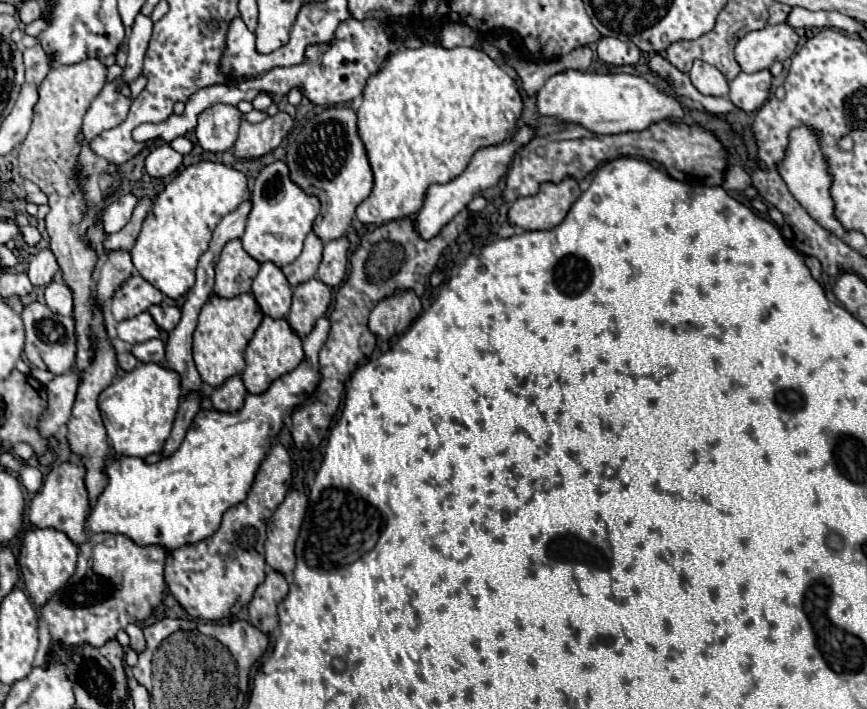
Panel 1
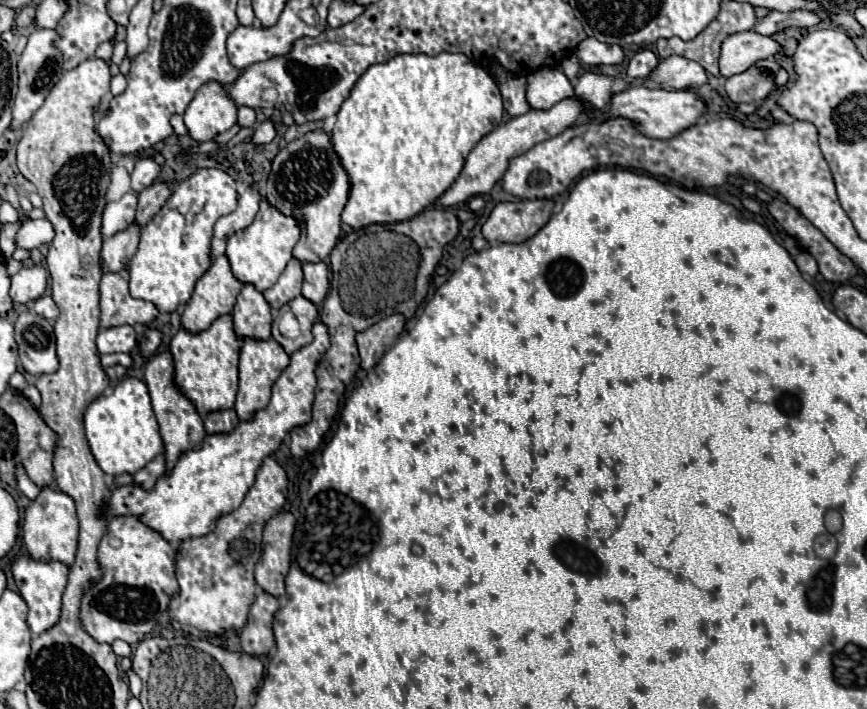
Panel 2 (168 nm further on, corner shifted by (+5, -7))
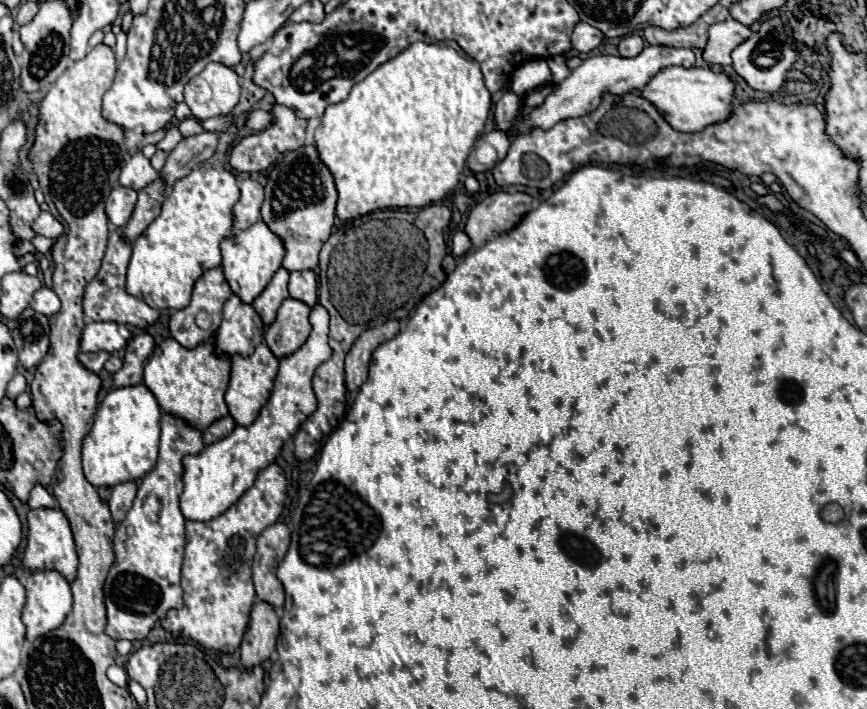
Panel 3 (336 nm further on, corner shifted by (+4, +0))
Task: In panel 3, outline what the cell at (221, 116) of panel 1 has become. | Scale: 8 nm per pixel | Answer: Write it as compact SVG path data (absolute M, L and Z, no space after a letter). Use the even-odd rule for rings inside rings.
M208 63L206 69L184 87L184 101L198 121L226 115L240 97L240 77L232 67Z

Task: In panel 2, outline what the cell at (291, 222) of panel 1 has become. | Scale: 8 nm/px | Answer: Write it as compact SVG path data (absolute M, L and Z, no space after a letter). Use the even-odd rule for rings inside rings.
M263 196L259 214L255 216L255 220L247 228L235 232L229 238L225 254L227 254L227 258L231 262L233 274L241 282L245 282L245 284L251 282L251 284L255 284L257 290L265 292L267 288L271 288L277 282L277 278L285 270L287 262L293 258L293 248L295 248L299 236L301 236L301 222L295 216L281 214Z

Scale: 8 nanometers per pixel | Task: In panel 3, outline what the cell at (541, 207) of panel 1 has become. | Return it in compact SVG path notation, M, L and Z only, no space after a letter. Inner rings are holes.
M494 193L482 199L468 215L464 233L474 247L482 247L494 235L510 231L530 211L532 197L526 193Z

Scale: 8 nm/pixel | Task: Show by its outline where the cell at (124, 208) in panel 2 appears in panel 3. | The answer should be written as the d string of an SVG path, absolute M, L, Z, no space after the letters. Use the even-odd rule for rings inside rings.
M120 185L114 187L110 197L106 199L106 215L110 223L116 227L124 227L132 217L136 199L138 199L138 193L134 189L126 189Z

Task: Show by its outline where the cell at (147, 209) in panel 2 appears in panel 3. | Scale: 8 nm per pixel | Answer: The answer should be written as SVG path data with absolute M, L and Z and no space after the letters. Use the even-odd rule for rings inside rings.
M202 131L198 135L182 139L168 155L164 169L160 175L164 175L164 181L168 185L174 185L174 181L188 175L194 167L208 161L218 145L218 133L214 131Z

